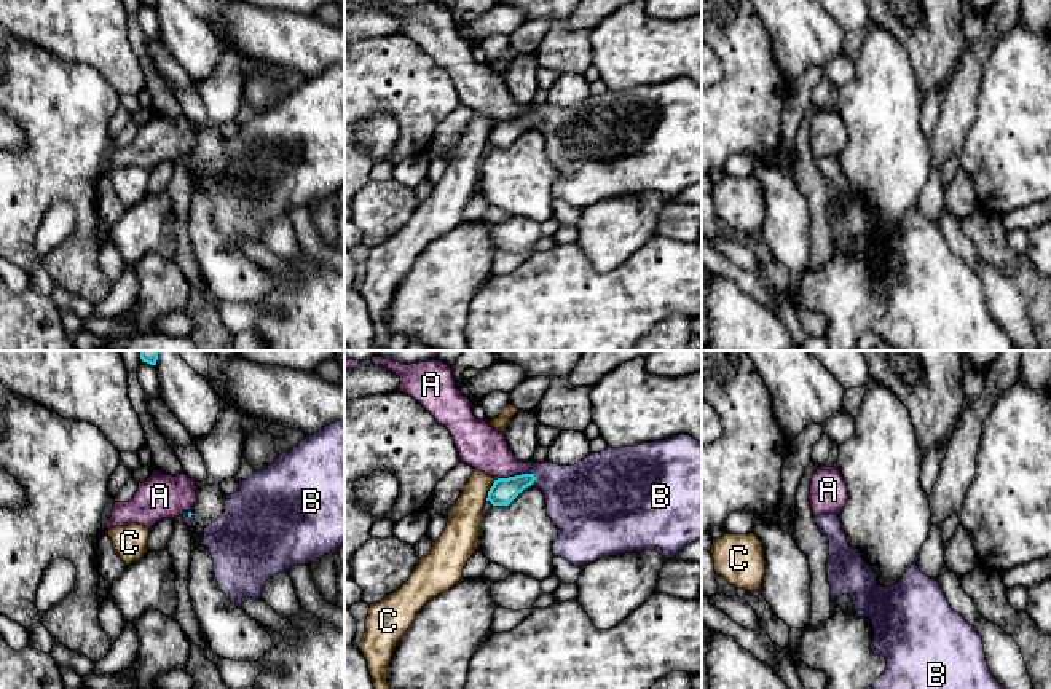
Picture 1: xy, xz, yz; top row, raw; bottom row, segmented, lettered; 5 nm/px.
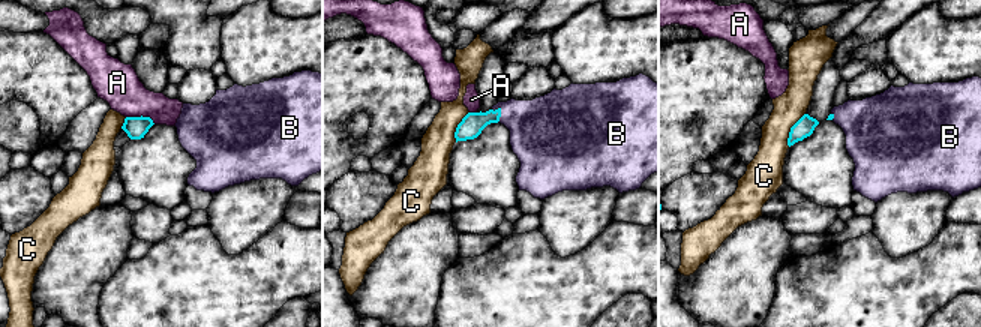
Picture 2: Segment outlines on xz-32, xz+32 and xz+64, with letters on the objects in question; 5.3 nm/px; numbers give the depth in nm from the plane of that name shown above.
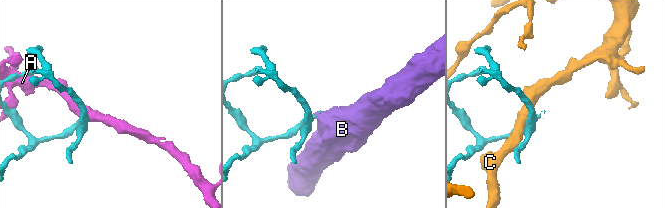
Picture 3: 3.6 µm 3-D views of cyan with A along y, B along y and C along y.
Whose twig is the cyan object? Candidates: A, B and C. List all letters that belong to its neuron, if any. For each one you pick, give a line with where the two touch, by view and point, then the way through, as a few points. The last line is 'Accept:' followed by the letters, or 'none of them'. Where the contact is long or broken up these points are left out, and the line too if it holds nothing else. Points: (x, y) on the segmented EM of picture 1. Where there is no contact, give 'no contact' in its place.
B: xz (535, 477) | across xz (503, 492), (535, 477), (549, 477), (579, 498)
Accept: B

